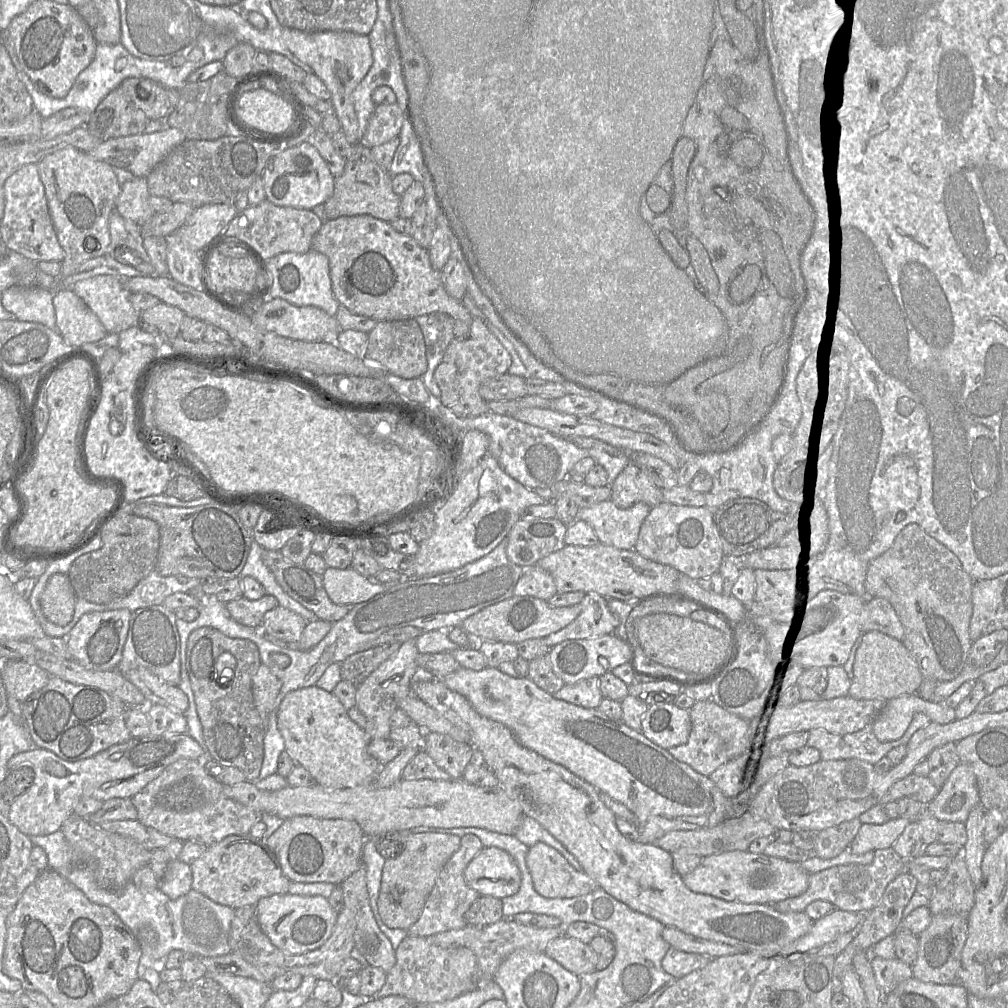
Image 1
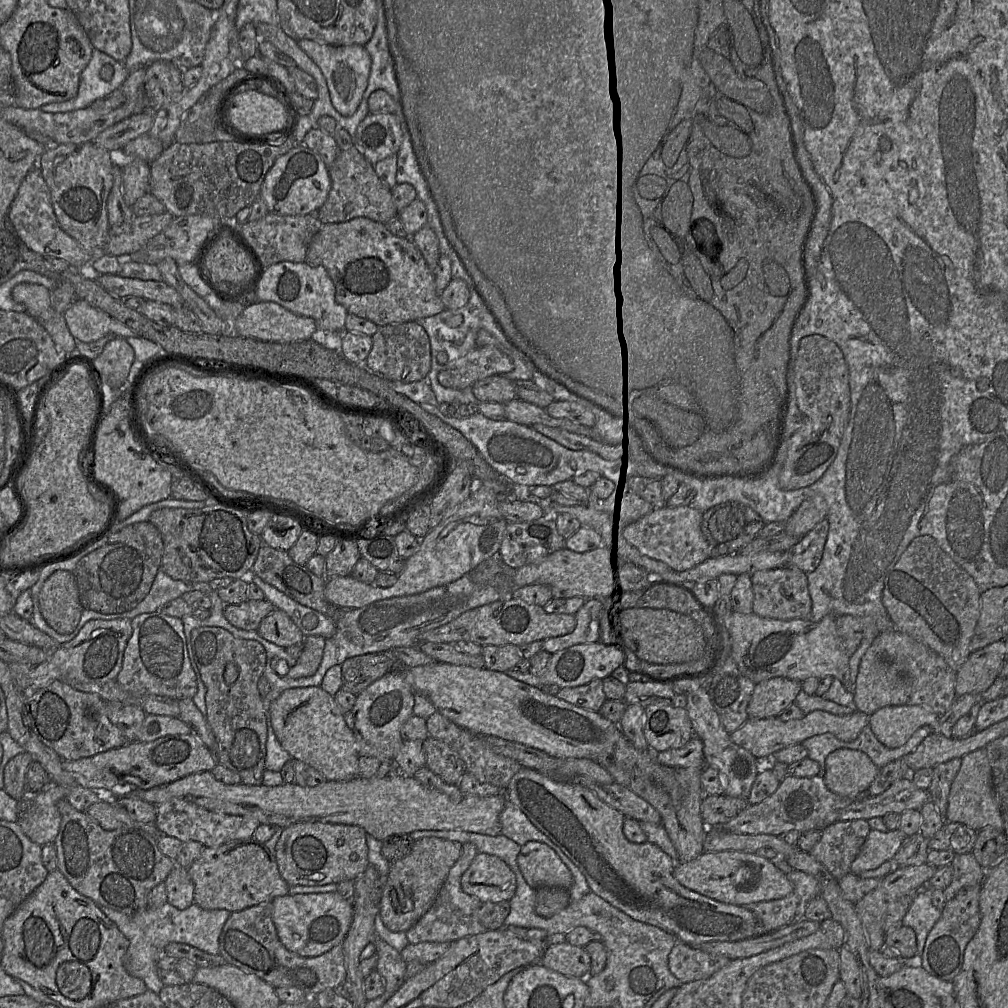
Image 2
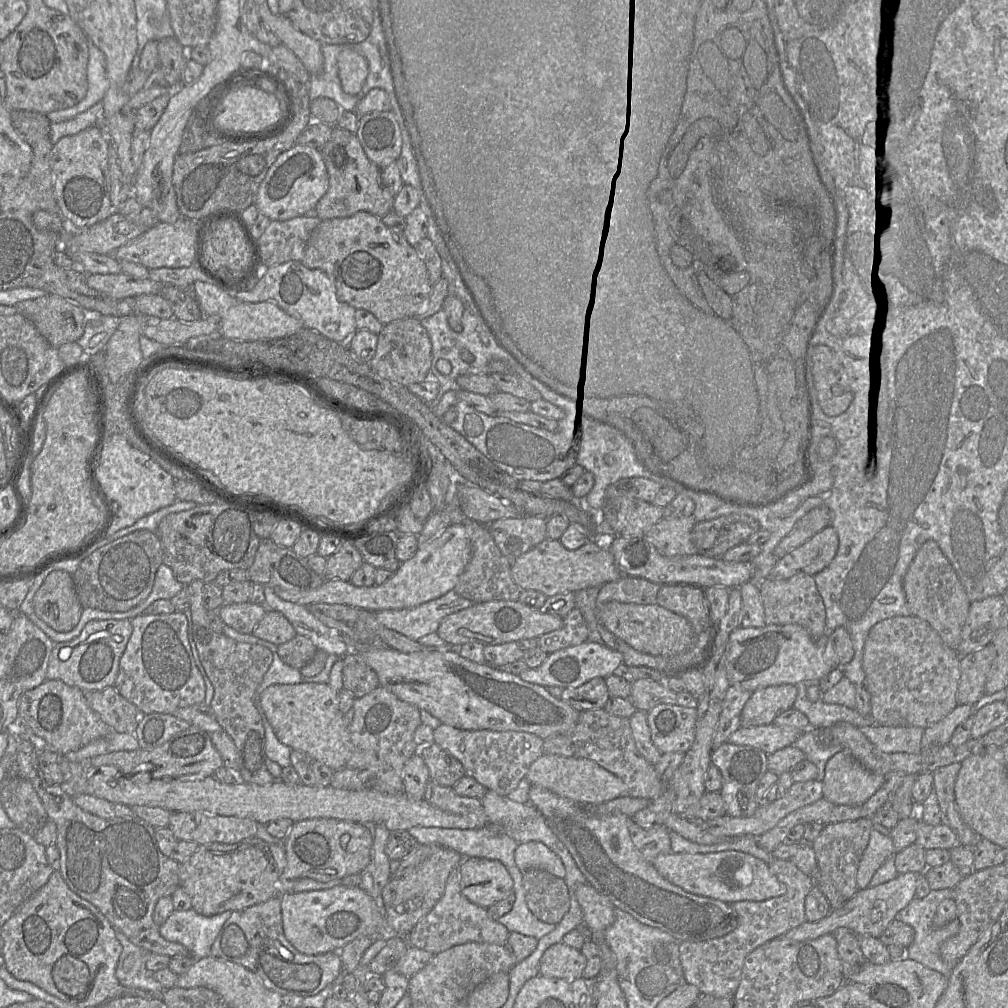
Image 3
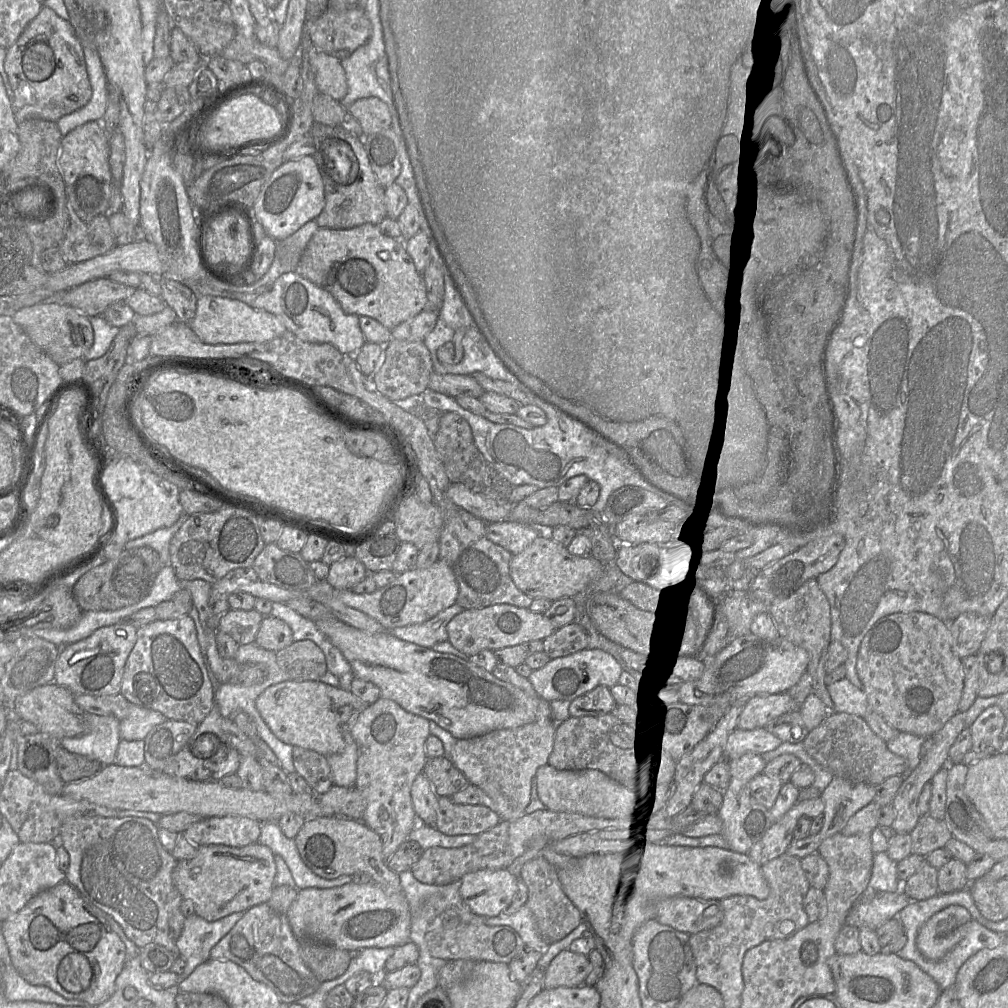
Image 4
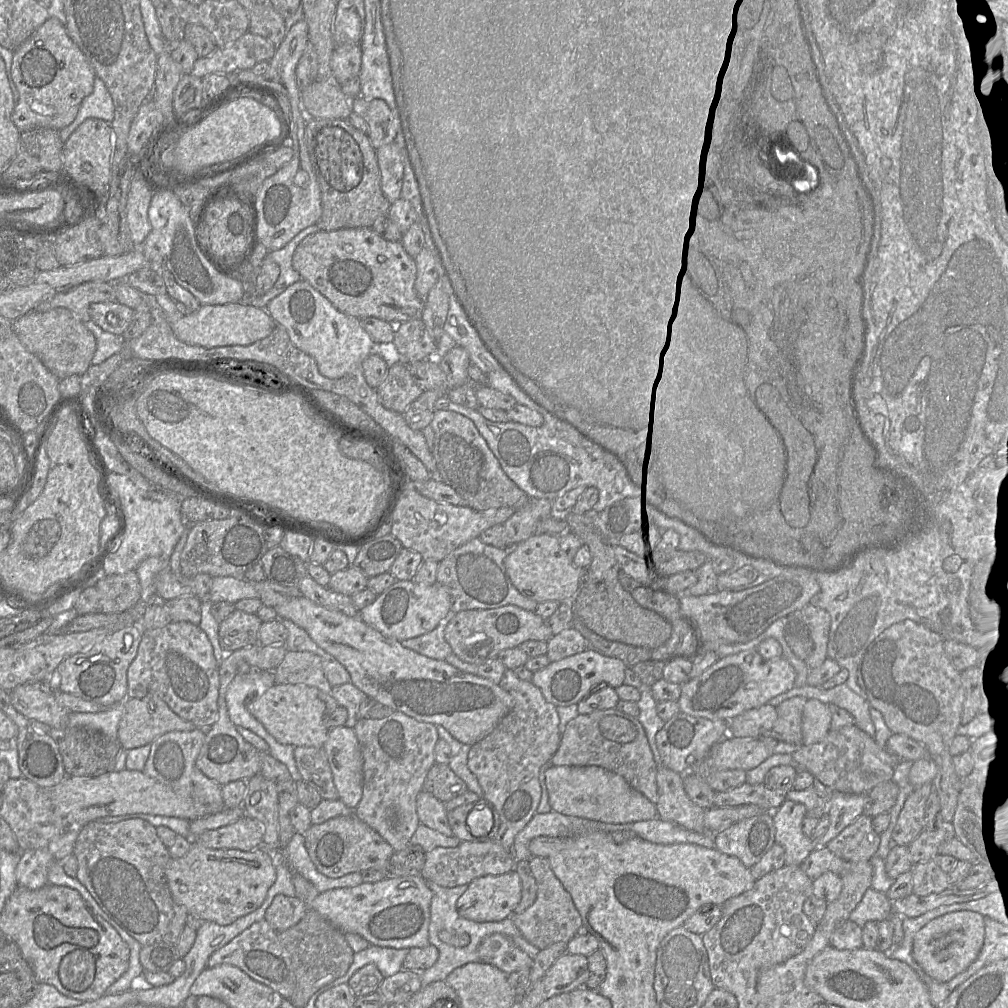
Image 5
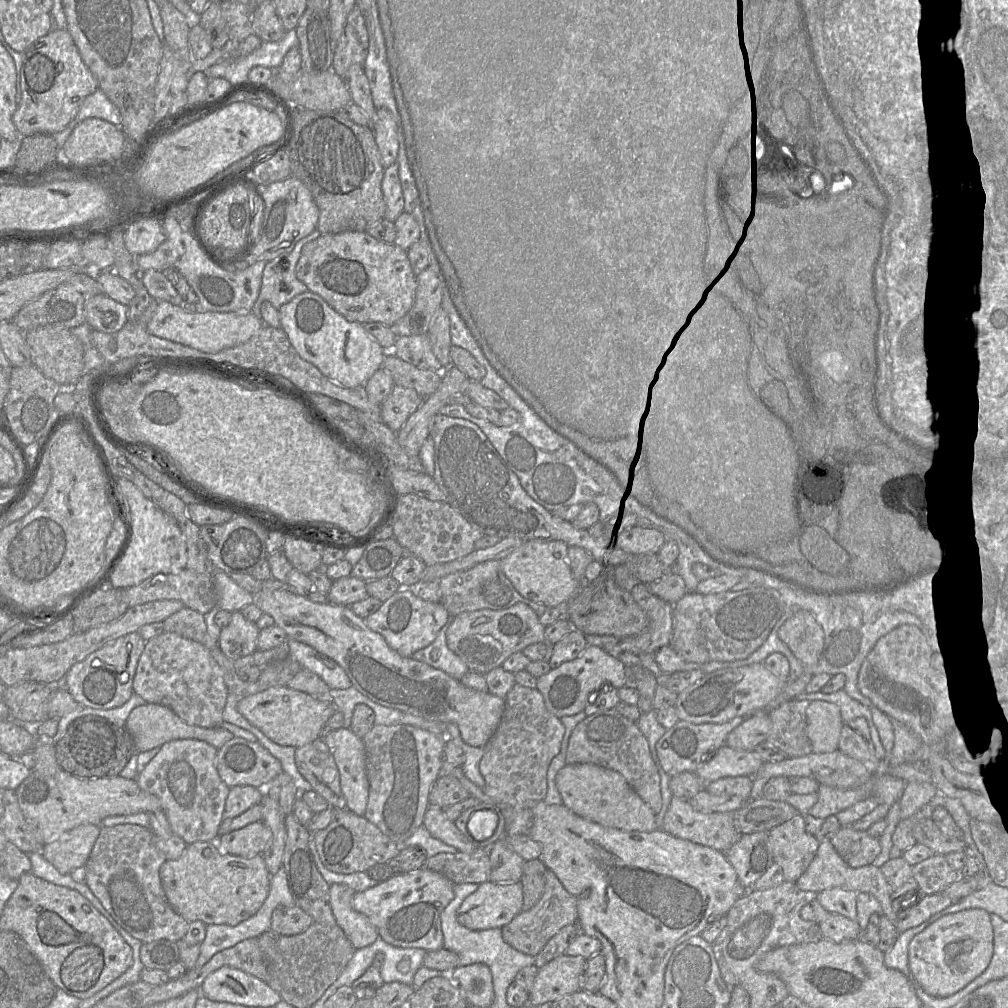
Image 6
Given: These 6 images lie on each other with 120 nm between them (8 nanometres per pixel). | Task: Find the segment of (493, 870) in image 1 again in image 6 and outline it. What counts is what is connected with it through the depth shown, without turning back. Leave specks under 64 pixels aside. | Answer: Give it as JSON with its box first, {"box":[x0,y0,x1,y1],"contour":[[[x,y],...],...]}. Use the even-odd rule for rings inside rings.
{"box":[457,881,523,930],"contour":[[[487,881],[464,899],[457,910],[457,920],[470,930],[503,928],[523,909],[521,882]]]}

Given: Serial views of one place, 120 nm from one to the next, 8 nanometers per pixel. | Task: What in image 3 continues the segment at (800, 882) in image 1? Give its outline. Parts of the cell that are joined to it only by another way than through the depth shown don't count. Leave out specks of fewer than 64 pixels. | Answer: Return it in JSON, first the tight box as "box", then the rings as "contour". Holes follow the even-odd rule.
{"box":[653,850,787,904],"contour":[[[726,850],[715,853],[660,854],[653,860],[656,870],[666,880],[686,892],[717,899],[728,904],[738,901],[765,901],[784,895],[787,887],[771,873],[769,865],[748,853]]]}

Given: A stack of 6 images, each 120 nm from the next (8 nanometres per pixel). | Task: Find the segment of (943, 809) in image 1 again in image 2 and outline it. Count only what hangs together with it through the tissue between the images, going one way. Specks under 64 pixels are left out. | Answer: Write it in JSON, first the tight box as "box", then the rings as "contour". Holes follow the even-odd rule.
{"box":[945,748,1004,831],"contour":[[[985,748],[970,752],[961,758],[961,767],[949,792],[945,821],[961,823],[975,831],[985,827],[1004,829],[1003,818],[993,788],[992,769]]]}

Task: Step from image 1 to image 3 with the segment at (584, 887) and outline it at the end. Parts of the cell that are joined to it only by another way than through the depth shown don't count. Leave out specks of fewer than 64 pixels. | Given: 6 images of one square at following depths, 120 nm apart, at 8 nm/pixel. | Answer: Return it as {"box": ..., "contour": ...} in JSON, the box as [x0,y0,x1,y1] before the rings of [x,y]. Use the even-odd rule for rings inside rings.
{"box":[514,842,566,878],"contour":[[[525,842],[518,845],[514,853],[515,863],[522,873],[529,869],[538,869],[562,878],[566,870],[561,858],[540,842]]]}

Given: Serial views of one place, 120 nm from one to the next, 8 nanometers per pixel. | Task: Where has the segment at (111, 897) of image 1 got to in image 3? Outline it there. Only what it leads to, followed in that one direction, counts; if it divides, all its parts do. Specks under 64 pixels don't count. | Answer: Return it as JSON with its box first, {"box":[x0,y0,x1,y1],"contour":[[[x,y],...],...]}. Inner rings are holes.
{"box":[116,909,232,991],"contour":[[[194,909],[174,910],[159,926],[160,935],[170,942],[183,945],[194,960],[211,955],[211,948],[232,911],[203,916]],[[116,929],[116,937],[122,945],[122,952],[116,968],[119,982],[130,989],[150,991],[157,989],[158,981],[146,968],[147,952],[133,944],[120,930]]]}

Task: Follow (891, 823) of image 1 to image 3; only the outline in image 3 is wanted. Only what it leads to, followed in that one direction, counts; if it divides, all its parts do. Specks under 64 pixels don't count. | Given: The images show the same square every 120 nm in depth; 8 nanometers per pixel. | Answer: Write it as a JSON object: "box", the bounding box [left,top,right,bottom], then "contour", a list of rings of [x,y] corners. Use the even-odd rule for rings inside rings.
{"box":[856,829,896,889],"contour":[[[875,829],[870,832],[870,839],[865,849],[856,874],[859,889],[868,888],[878,868],[896,851],[891,836],[881,834]]]}

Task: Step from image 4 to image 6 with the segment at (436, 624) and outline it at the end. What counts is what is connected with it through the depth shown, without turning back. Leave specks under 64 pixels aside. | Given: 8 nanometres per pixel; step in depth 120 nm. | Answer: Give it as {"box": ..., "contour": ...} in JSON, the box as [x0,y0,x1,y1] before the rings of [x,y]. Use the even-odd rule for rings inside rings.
{"box":[412,616,469,681],"contour":[[[449,616],[447,622],[439,631],[435,641],[427,647],[416,651],[412,655],[412,658],[441,670],[452,678],[461,681],[469,669],[460,657],[448,648],[446,640],[446,632],[454,617],[455,616]]]}

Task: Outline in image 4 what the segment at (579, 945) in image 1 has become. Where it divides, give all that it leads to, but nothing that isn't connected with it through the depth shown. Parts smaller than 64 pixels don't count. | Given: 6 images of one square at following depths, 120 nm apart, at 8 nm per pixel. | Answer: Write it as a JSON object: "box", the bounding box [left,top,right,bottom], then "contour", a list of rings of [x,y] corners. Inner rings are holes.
{"box":[543,950,591,989],"contour":[[[563,950],[556,955],[545,970],[543,989],[579,987],[585,984],[591,971],[588,955]]]}

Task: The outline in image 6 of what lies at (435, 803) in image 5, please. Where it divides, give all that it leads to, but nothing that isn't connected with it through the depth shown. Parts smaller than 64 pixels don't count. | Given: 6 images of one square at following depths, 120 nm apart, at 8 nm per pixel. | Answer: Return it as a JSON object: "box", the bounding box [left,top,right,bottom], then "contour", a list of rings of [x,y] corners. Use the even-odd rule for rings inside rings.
{"box":[423,805,480,854],"contour":[[[429,805],[423,825],[434,838],[455,847],[460,852],[470,854],[480,848],[456,827],[454,821],[451,821],[440,807]]]}

